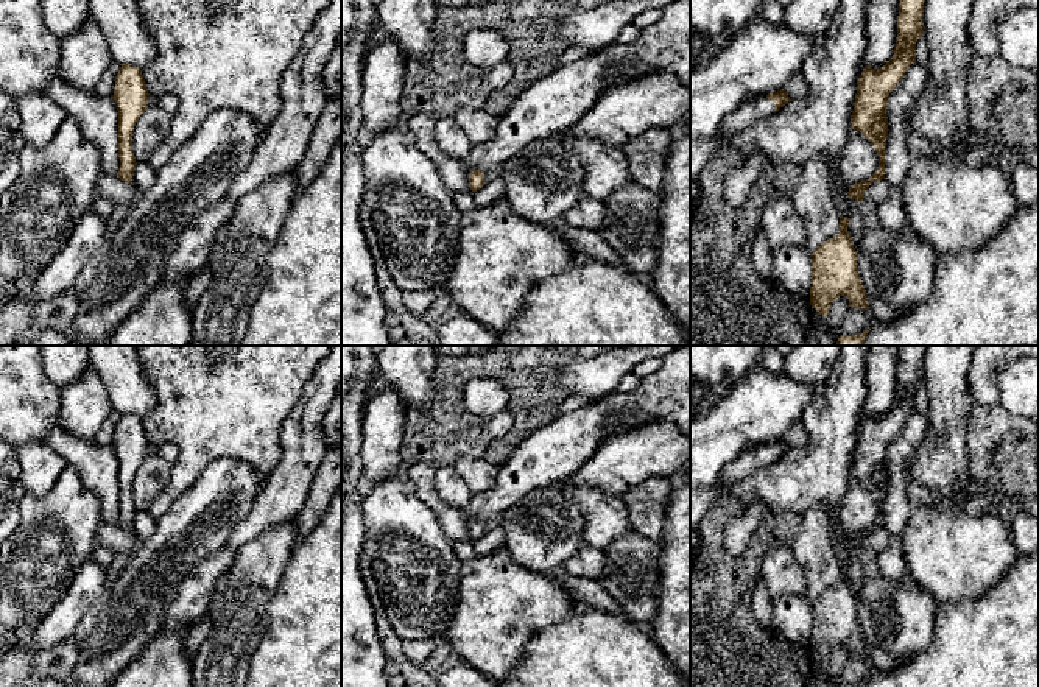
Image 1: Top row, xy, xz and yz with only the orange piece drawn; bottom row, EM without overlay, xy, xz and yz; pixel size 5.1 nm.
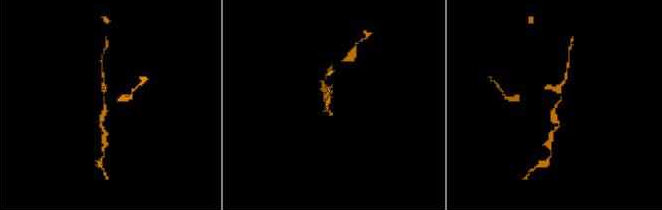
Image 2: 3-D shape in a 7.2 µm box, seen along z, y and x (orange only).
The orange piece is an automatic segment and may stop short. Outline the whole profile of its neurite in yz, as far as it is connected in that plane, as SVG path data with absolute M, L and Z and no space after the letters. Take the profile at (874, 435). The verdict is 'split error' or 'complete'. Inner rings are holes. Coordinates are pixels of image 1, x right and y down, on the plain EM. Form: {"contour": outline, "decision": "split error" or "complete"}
{"contour": "M902 346L897 365L897 389L893 407L880 417L866 414L860 424L851 477L860 480L875 497L877 520L866 530L849 536L849 547L863 550L863 542L879 528L885 528L888 488L888 446L916 410L916 391L924 383L925 346Z", "decision": "complete"}

